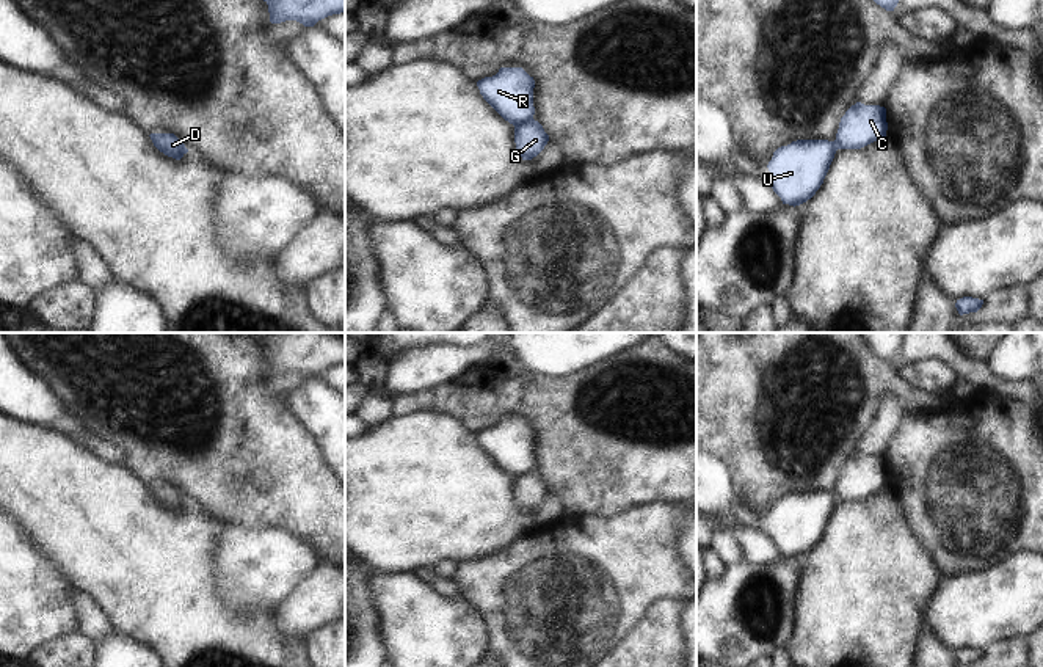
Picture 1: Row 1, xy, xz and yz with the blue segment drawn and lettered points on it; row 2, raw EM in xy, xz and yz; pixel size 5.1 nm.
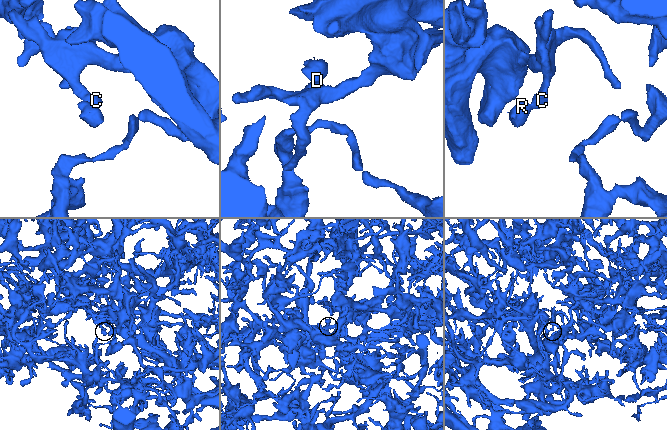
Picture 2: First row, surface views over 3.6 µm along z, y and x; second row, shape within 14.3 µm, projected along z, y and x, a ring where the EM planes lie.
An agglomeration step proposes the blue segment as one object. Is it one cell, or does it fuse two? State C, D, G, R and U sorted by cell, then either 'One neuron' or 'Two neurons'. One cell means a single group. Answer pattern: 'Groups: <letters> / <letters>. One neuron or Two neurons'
Groups: C G / D R U. Two neurons

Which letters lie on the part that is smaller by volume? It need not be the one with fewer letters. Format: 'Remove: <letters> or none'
Remove: D, R, U

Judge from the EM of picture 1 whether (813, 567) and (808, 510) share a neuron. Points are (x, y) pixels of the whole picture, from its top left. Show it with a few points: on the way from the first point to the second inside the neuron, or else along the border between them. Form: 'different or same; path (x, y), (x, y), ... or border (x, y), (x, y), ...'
different; border (828, 517), (821, 539), (799, 556)

